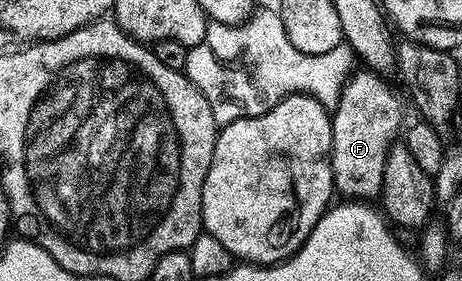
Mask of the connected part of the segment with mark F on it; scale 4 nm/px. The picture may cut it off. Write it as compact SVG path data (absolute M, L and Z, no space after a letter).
M370 71L352 72L347 78L347 85L339 104L330 114L331 119L331 175L334 192L340 198L354 199L359 203L371 203L380 196L383 187L385 158L391 145L391 140L396 138L395 132L404 124L403 113L399 110L399 101L391 94L390 89L378 73Z

